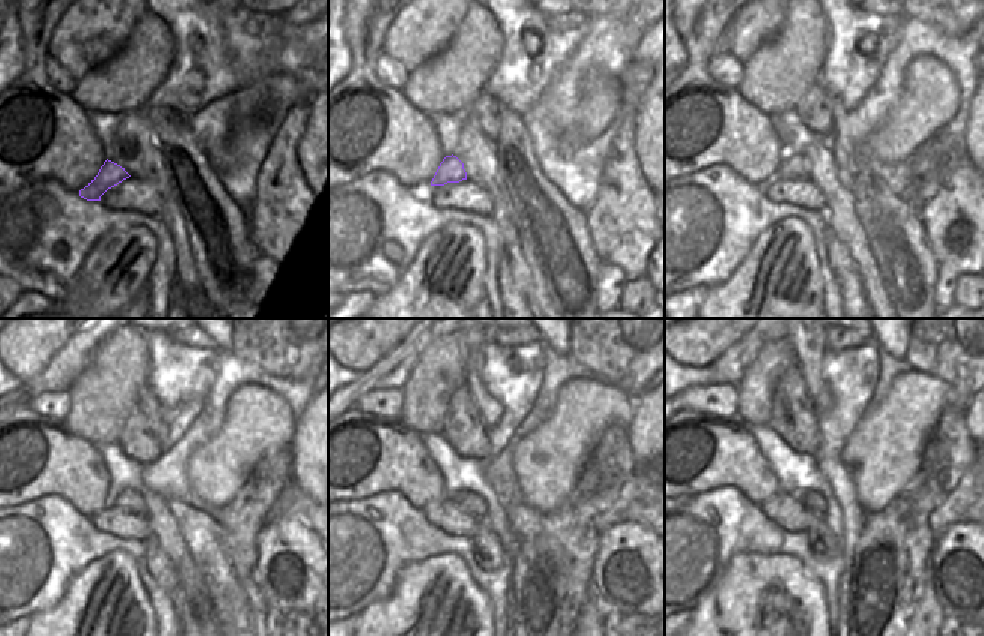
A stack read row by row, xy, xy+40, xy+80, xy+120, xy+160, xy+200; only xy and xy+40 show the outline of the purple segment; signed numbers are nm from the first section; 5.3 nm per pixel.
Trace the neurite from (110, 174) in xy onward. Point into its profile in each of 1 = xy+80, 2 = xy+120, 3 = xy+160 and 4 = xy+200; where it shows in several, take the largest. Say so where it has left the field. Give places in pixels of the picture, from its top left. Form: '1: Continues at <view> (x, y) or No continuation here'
1: Continues at xy+80 (794, 167)
2: Continues at xy+120 (126, 500)
3: Continues at xy+160 (471, 503)
4: Continues at xy+200 (815, 504).

